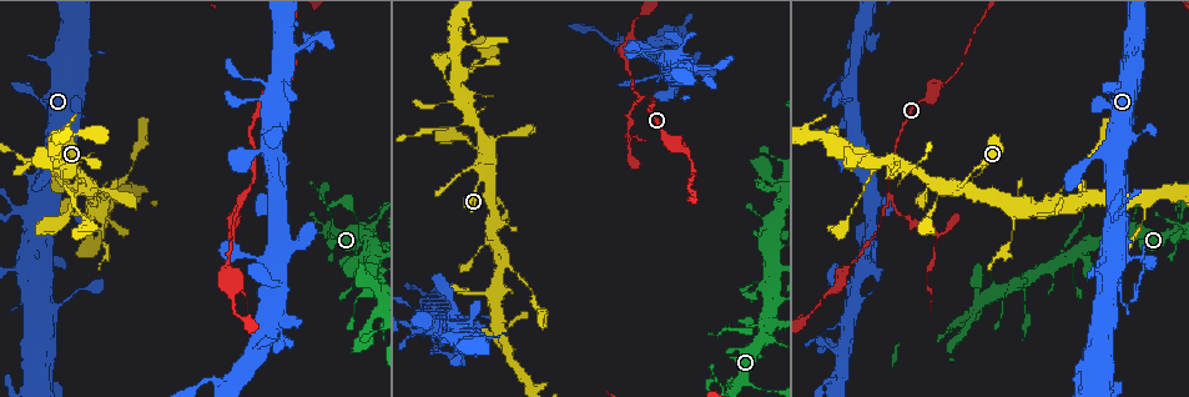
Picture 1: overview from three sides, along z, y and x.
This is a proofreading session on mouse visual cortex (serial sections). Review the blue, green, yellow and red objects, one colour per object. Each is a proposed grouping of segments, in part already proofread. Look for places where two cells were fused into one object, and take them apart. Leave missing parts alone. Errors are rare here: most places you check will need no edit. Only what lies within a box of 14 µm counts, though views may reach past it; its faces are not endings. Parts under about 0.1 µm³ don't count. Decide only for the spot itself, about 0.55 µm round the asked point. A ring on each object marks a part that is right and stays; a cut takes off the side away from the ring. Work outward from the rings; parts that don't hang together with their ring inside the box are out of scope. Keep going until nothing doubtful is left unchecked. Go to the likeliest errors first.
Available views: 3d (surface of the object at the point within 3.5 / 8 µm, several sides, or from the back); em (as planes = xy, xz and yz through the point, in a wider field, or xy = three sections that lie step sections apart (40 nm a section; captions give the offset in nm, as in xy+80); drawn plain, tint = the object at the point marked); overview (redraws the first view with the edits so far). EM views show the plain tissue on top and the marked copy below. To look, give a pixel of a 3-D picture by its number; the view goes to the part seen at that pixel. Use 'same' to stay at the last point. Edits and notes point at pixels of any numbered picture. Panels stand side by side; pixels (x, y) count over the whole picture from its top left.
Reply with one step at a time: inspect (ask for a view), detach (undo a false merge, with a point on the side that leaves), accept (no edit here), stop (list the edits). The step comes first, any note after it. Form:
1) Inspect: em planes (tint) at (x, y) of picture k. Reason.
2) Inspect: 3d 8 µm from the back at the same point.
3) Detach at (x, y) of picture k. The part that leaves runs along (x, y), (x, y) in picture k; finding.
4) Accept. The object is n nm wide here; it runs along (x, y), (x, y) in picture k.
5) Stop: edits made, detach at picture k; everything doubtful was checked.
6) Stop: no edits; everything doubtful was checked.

Inspect: 3d 3.5 µm at (640, 100) of picture 1. Three-way junction.

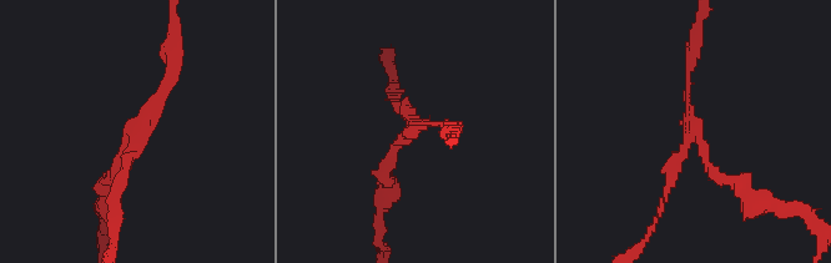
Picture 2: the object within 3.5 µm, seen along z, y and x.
Accept. The arms are 100, 150, 150 nm wide; continuous, no second cell.

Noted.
Inspect: 3d 8 µm at (629, 146) of picture 1. Abrupt turn.

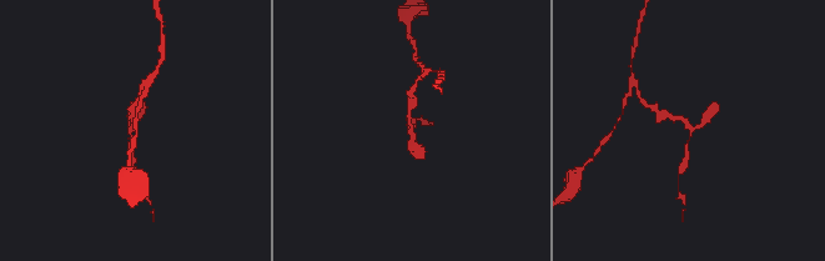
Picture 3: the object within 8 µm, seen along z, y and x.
Inspect: 3d 3.5 µm at (412, 131) of picture 3.

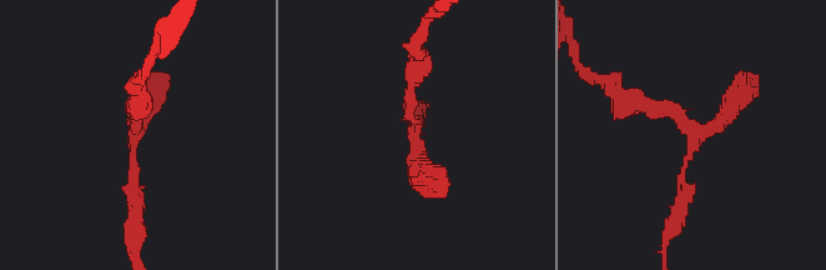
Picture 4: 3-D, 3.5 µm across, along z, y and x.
Inspect: em xy step 2 (tint) at (695, 135) of picture 4. Now the EM.

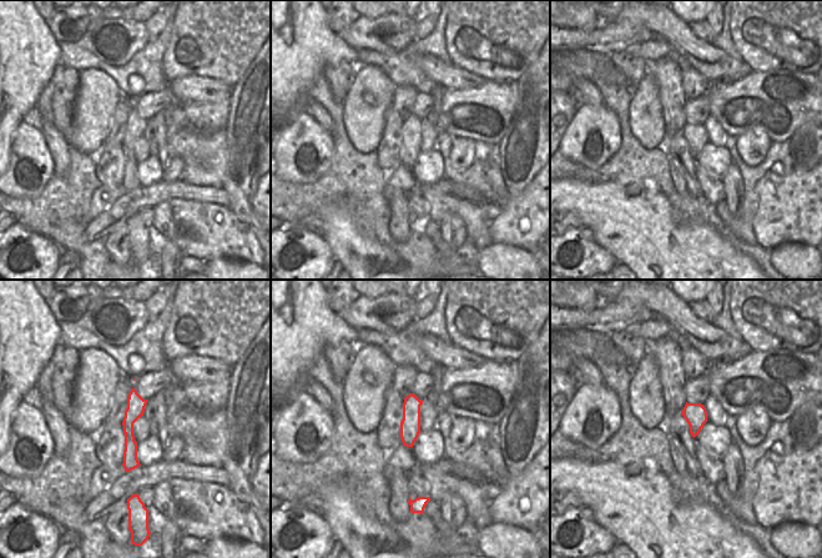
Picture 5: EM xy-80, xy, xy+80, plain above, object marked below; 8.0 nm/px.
Accept. It runs along (134, 393), (127, 467) in picture 5; continuous, no second cell.

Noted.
Inspect: 3d 3.5 µm at (1053, 205) of picture 1.

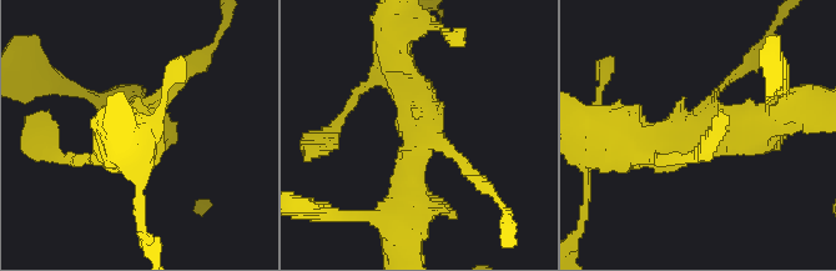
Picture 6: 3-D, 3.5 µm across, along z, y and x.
Inspect: em xy step 3 (tint) at (420, 132) of picture 6. 3 arms meet here; the arms are 100, 450, 450 nm wide.

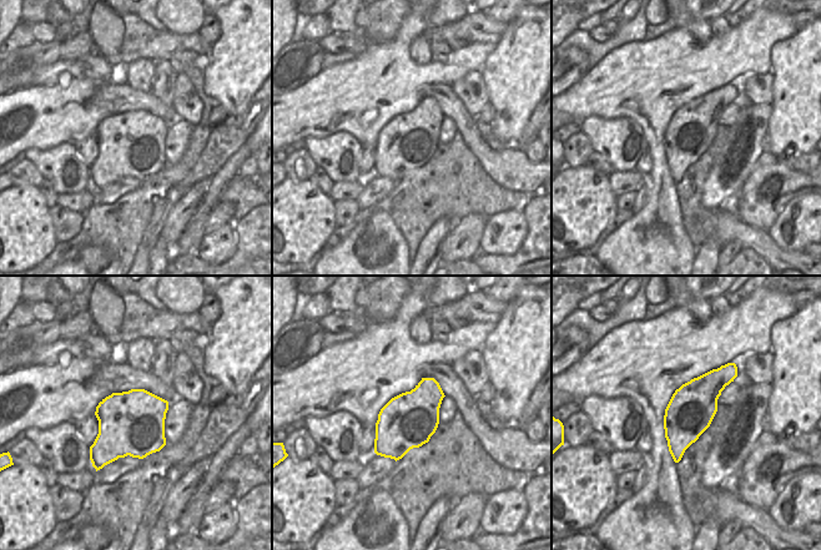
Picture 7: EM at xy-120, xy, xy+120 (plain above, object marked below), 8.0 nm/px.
Accept. It runs along (625, 140), (779, 118) in picture 6; continuous, no second cell.

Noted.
Stop: no edits; everything doubtful was checked.

